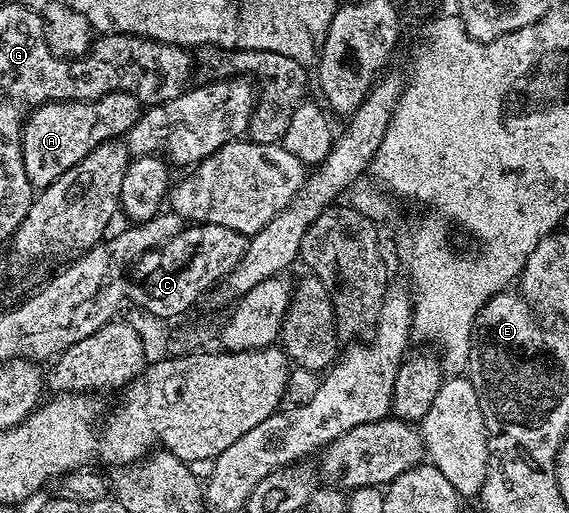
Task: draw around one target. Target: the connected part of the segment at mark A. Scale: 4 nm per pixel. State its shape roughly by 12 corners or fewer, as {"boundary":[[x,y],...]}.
{"boundary":[[128,91],[37,107],[22,157],[49,187],[141,114]]}

